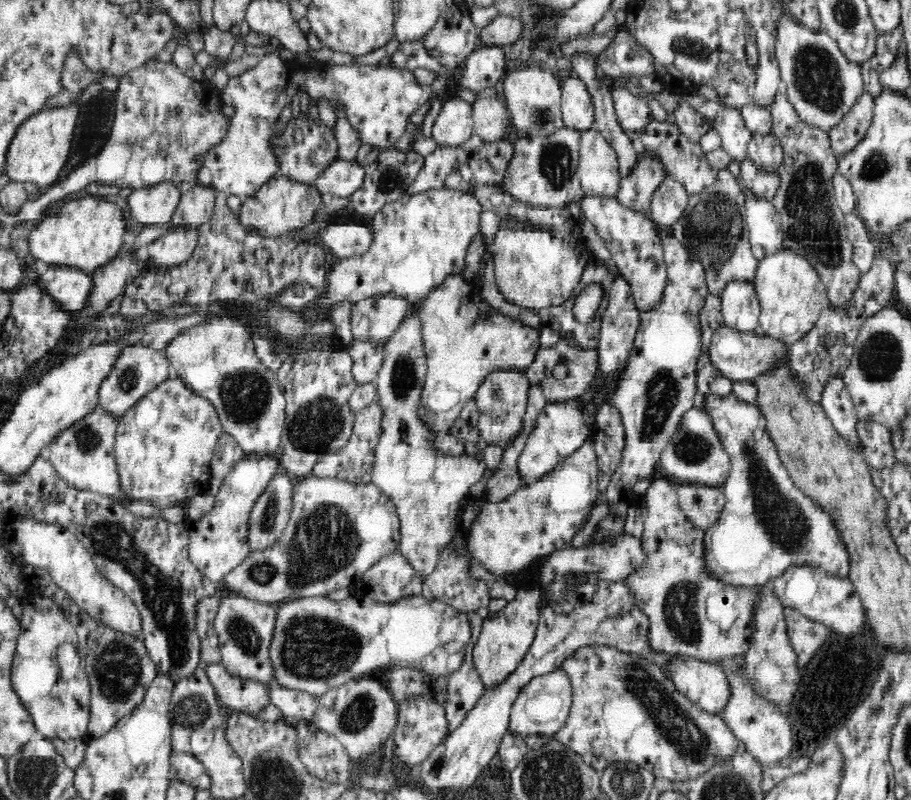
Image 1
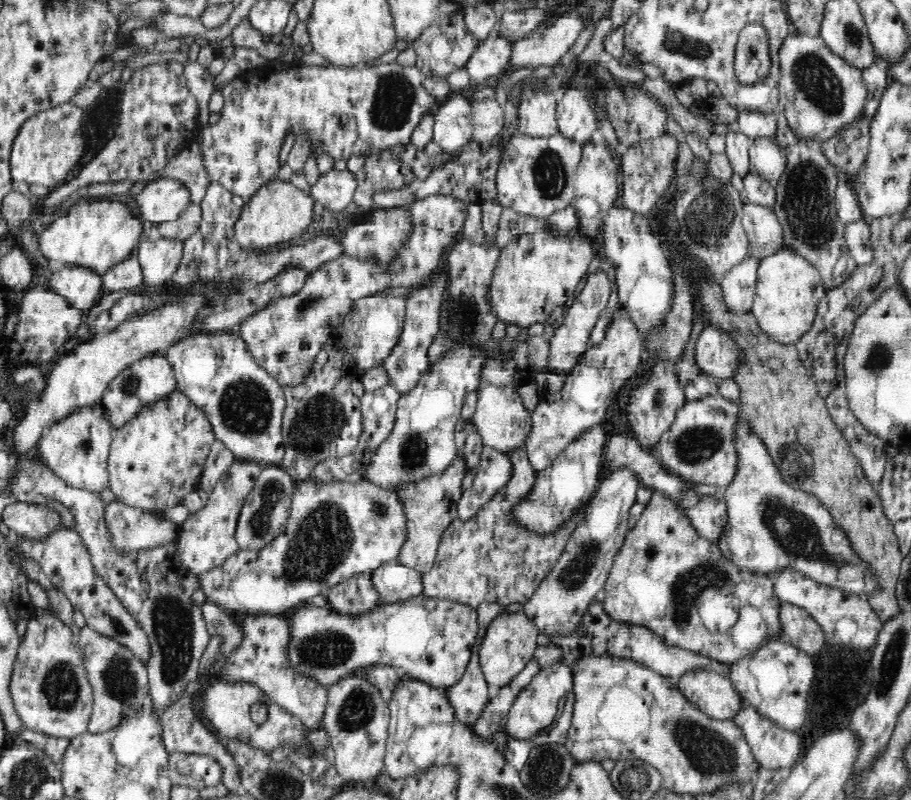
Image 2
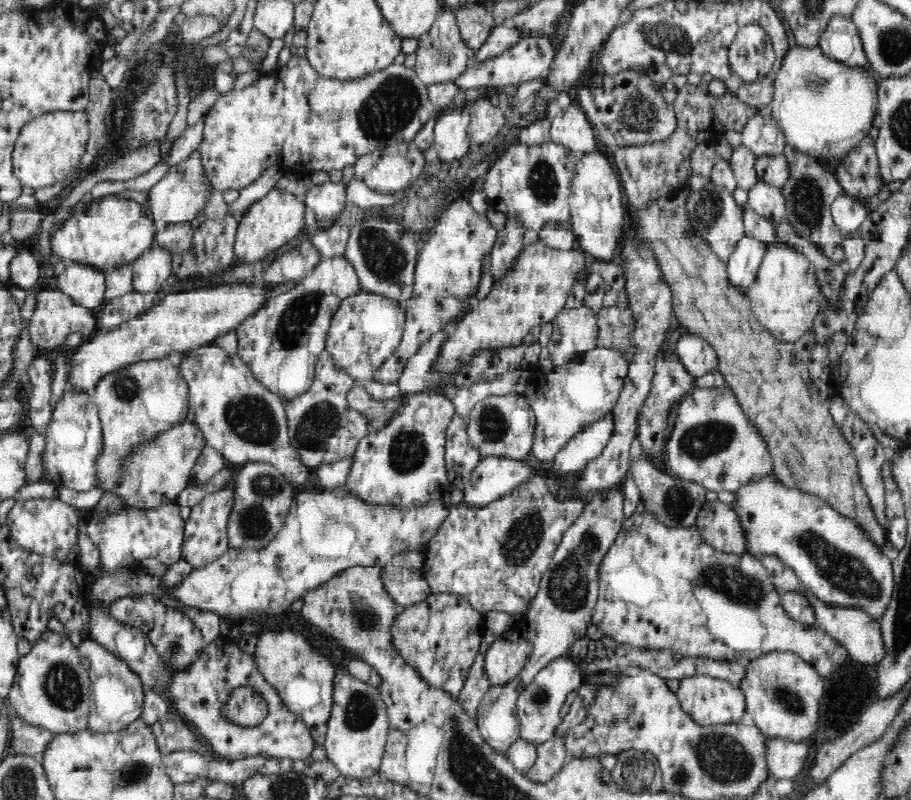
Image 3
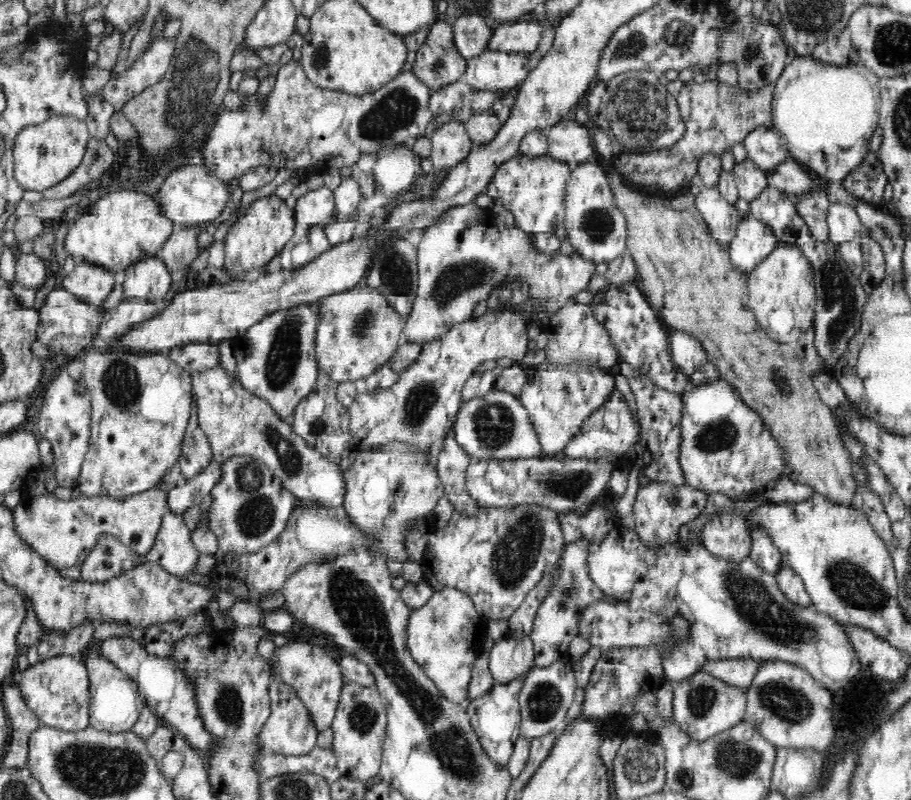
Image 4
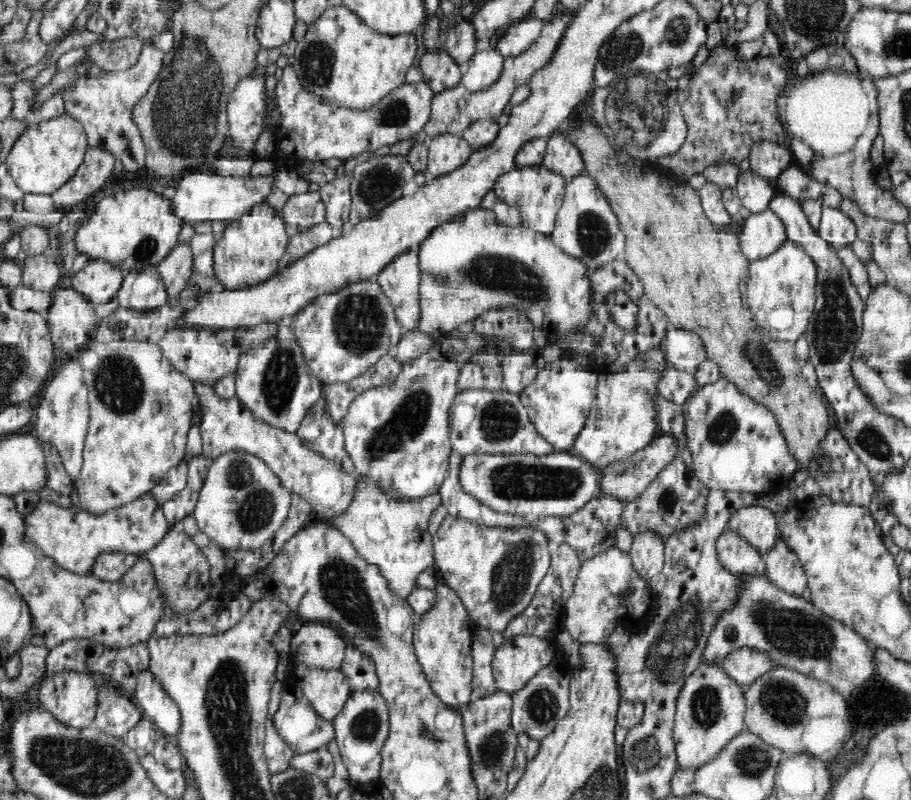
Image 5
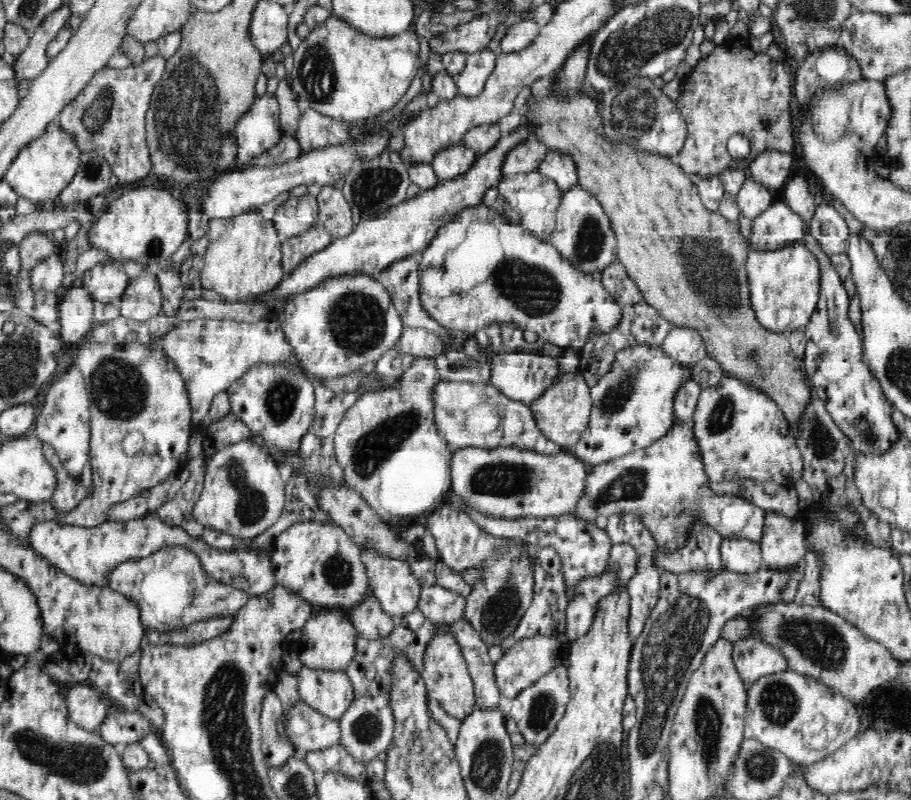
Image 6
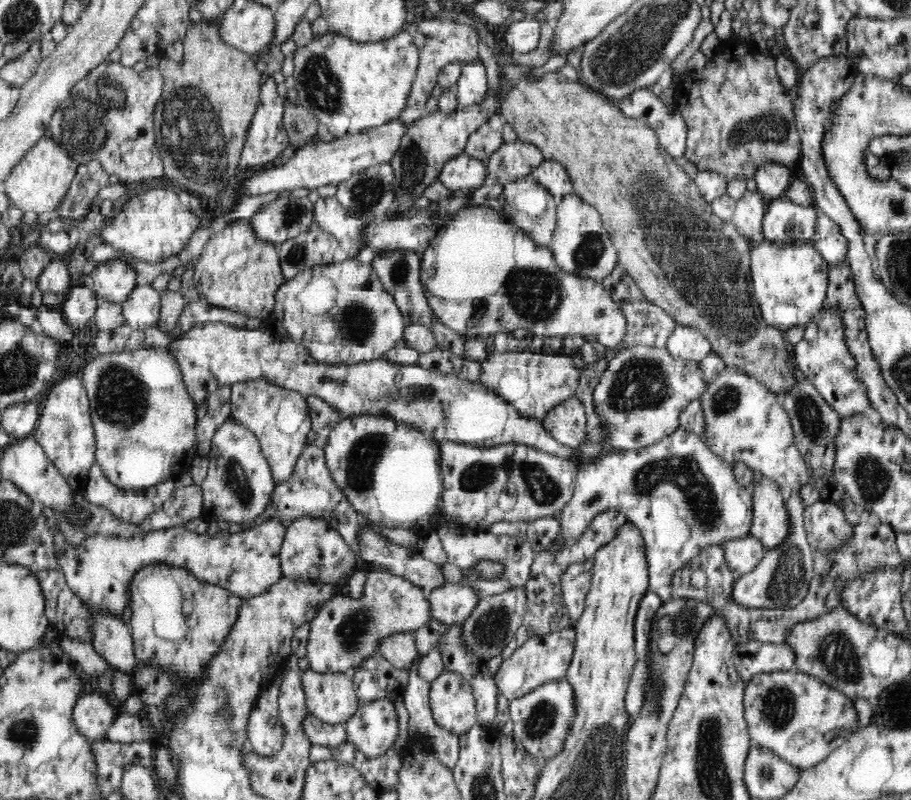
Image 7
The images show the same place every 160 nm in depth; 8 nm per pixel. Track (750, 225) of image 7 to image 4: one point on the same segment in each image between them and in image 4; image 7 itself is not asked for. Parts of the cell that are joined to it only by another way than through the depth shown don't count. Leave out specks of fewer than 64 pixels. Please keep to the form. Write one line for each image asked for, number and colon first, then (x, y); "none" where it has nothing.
4: (751, 181)
5: (755, 191)
6: (753, 198)

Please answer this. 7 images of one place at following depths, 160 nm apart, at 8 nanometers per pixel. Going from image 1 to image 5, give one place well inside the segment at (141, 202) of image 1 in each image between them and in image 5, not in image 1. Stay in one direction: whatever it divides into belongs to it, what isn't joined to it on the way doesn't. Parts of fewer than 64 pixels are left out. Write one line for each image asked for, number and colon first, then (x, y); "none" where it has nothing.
2: (163, 200)
3: (181, 194)
4: (190, 195)
5: (198, 197)

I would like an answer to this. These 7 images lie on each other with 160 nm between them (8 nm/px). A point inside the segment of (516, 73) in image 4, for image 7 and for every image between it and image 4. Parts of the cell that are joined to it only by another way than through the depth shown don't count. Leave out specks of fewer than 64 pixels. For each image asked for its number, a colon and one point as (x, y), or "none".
5: (484, 68)
6: (479, 66)
7: (471, 88)

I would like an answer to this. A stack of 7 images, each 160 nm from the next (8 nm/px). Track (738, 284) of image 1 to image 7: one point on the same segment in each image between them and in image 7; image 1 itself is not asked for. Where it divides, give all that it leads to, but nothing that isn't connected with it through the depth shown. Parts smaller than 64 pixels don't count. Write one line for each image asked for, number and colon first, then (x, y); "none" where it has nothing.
2: (737, 288)
3: (744, 264)
4: (754, 241)
5: (762, 233)
6: (776, 227)
7: (784, 222)

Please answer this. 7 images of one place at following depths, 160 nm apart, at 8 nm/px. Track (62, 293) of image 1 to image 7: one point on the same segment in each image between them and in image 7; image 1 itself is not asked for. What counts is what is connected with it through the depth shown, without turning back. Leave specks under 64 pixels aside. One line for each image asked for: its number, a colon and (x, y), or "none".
2: (81, 287)
3: (85, 285)
4: (91, 284)
5: (99, 282)
6: (106, 283)
7: (113, 282)

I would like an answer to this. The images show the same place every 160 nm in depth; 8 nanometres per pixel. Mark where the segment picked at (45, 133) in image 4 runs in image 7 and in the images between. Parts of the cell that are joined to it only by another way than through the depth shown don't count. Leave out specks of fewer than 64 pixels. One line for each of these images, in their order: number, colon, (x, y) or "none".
5: (46, 155)
6: (45, 167)
7: (39, 182)

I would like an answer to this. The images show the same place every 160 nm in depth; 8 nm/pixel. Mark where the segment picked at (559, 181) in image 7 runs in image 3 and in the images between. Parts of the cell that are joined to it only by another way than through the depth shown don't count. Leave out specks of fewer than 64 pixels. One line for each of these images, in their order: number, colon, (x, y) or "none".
3: (571, 128)
4: (569, 141)
5: (562, 155)
6: (559, 166)

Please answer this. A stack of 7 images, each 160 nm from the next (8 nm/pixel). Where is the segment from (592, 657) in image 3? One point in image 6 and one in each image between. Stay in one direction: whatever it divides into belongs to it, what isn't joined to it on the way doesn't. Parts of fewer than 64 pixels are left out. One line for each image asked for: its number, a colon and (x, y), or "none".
4: (735, 672)
5: (745, 666)
6: (752, 658)

